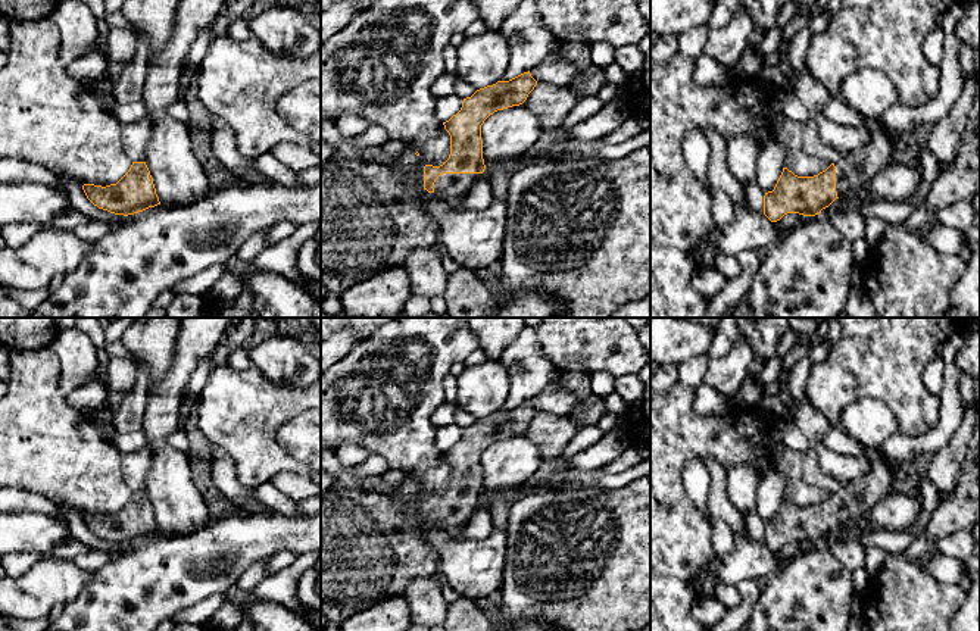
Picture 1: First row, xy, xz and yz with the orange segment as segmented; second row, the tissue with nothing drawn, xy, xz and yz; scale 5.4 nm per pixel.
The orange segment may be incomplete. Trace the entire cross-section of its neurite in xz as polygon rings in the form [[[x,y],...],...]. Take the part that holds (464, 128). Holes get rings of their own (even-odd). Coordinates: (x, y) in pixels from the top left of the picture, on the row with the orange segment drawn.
[[[528,71],[509,81],[497,81],[493,85],[480,88],[471,97],[464,99],[461,110],[443,122],[444,129],[450,135],[449,159],[440,166],[424,166],[424,190],[436,193],[449,209],[456,212],[464,210],[464,196],[486,169],[481,125],[494,112],[522,104],[536,85],[537,81]]]

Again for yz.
[[[881,132],[842,156],[814,177],[798,177],[787,168],[773,191],[764,196],[764,215],[777,222],[787,213],[820,215],[836,199],[846,199],[867,185],[880,171],[898,160],[899,144]]]

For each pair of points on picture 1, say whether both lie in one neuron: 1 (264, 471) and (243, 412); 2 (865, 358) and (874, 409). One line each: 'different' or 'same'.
1: same
2: different

